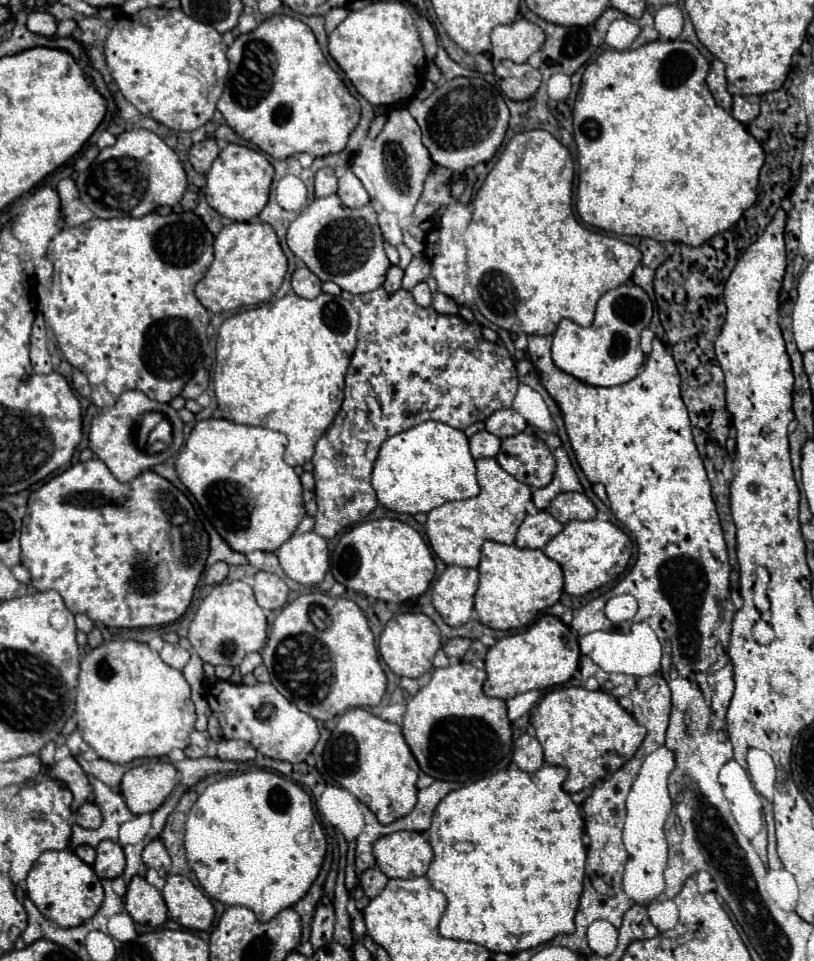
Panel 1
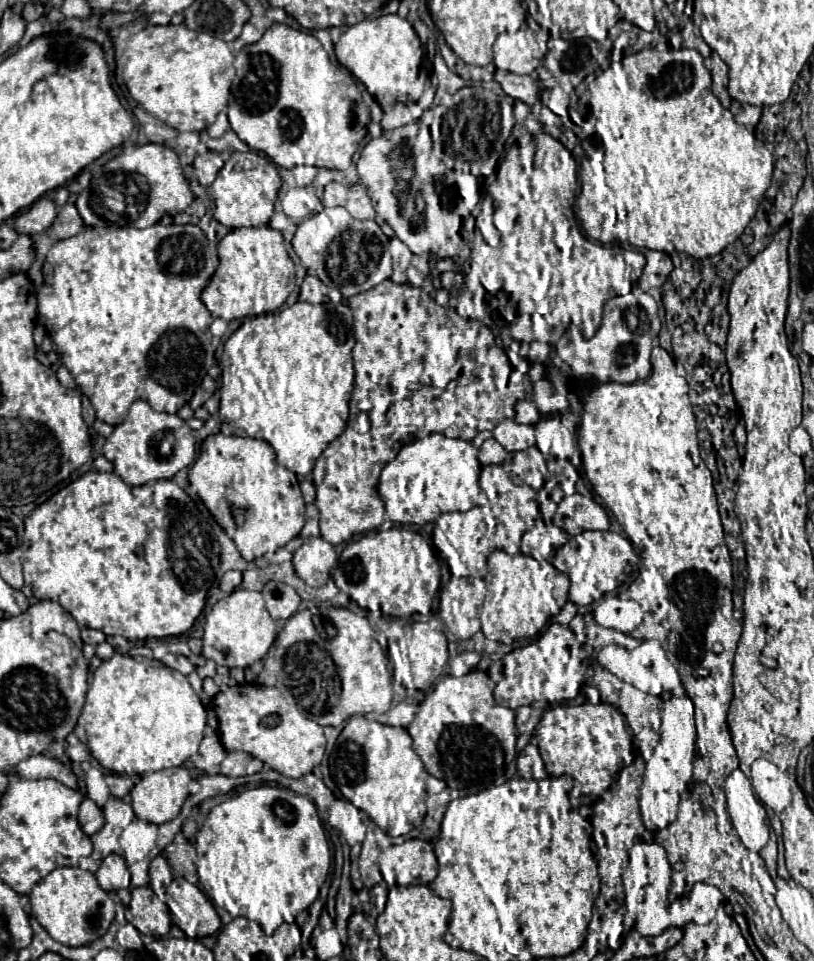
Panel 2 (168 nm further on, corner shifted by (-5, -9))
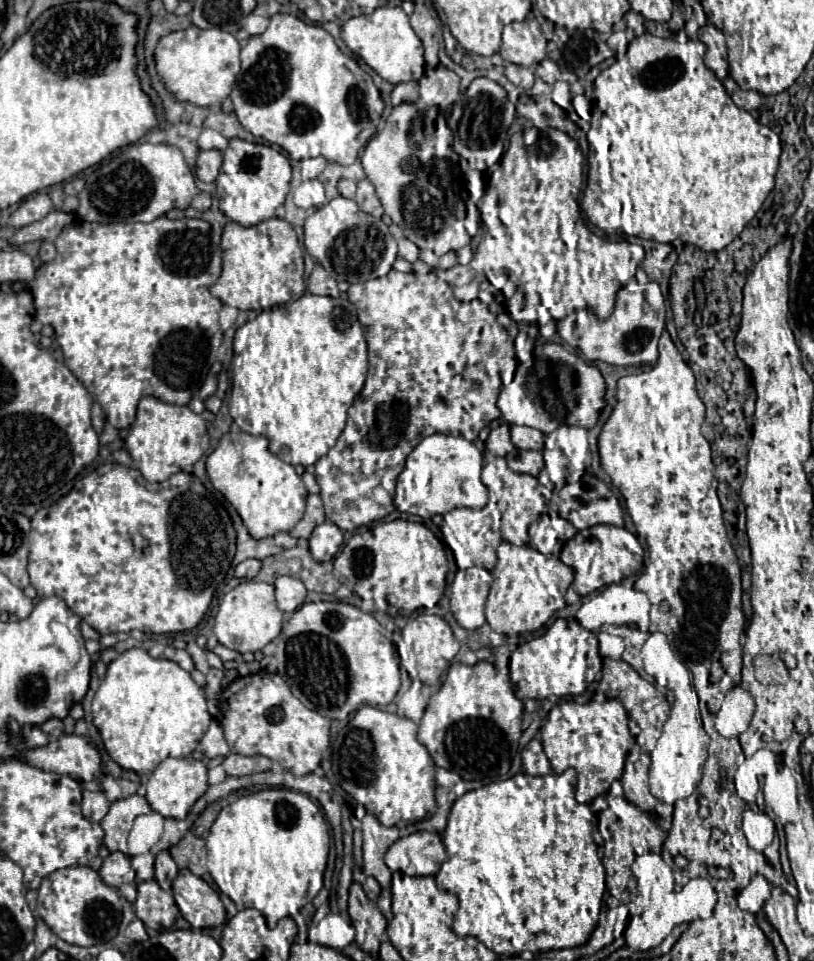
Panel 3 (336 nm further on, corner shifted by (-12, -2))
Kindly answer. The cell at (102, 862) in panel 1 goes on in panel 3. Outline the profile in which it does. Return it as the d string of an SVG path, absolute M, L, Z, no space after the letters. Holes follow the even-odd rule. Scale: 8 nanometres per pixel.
M113 852L109 854L109 858L103 862L101 870L99 870L101 880L105 880L105 884L119 888L125 882L133 882L135 880L135 870L131 868L131 858L123 852Z

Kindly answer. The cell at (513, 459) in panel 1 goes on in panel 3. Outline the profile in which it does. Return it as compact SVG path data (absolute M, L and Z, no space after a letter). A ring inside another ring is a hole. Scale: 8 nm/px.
M513 448L507 456L505 456L509 468L513 472L519 474L529 474L529 476L537 476L543 468L545 468L545 460L543 460L543 452L539 450L521 450L521 448Z

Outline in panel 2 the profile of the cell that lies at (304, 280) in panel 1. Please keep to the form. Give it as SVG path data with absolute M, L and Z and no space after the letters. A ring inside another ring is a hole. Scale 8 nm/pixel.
M306 275L302 287L300 287L300 299L308 301L308 303L328 303L328 287L314 275Z

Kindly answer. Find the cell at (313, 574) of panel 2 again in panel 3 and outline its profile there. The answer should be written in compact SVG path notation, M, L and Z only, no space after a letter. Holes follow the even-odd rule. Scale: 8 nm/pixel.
M333 522L319 524L309 538L309 552L317 562L329 562L343 545L343 532Z

